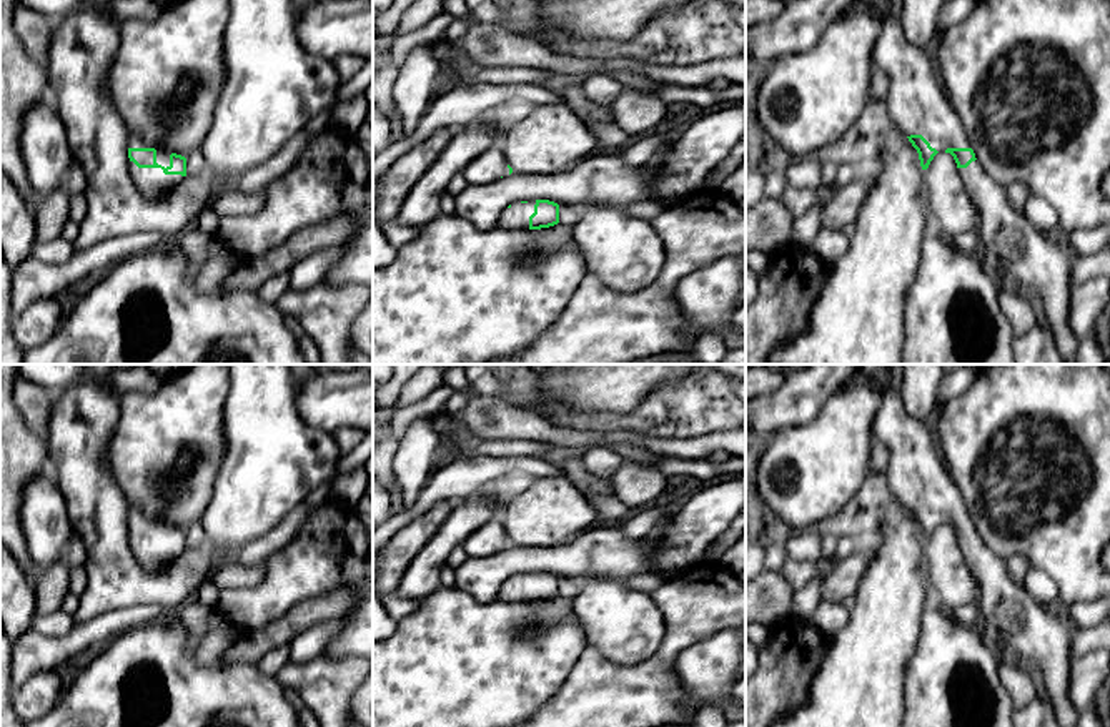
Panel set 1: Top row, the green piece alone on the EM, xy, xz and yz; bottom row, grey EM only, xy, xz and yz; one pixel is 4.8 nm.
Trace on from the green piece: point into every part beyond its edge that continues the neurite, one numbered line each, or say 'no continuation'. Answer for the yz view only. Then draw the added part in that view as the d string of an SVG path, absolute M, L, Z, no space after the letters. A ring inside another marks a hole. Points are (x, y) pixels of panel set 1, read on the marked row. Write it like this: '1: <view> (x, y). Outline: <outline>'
1: yz (917, 105). Outline: M885 2L872 8L882 28L872 50L872 63L889 80L889 116L900 135L922 135L932 148L970 148L959 115L945 88L934 75L924 50L907 42L899 15Z
2: yz (1027, 258). Outline: M977 160L959 168L959 175L980 216L982 250L999 255L1008 283L1040 294L1063 363L1077 364L1080 339L1070 329L1072 253L1063 245L1053 245L1017 211L1007 190L990 180Z

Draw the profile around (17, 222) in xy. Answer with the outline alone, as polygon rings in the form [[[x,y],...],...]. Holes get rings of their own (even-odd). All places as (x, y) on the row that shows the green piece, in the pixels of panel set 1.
[[[0,170],[0,253],[15,270],[32,256],[35,243],[35,215]]]

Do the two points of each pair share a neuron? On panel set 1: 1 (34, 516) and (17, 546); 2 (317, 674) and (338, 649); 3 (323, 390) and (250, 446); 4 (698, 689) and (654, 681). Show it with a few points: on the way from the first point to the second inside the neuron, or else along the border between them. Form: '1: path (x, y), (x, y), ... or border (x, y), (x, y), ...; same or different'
1: border (22, 494), (19, 508), (20, 529), (35, 564); different
2: border (322, 654), (355, 657); different
3: border (297, 388), (298, 415), (307, 423), (330, 433); different
4: border (688, 647), (674, 674), (683, 701), (698, 707); different

